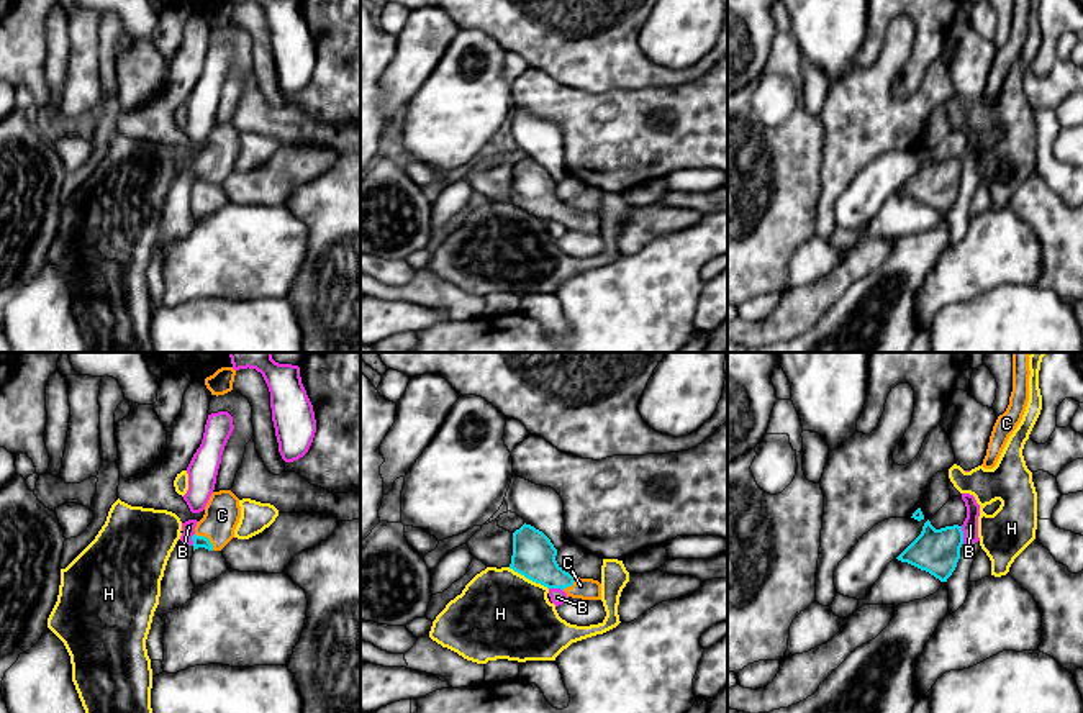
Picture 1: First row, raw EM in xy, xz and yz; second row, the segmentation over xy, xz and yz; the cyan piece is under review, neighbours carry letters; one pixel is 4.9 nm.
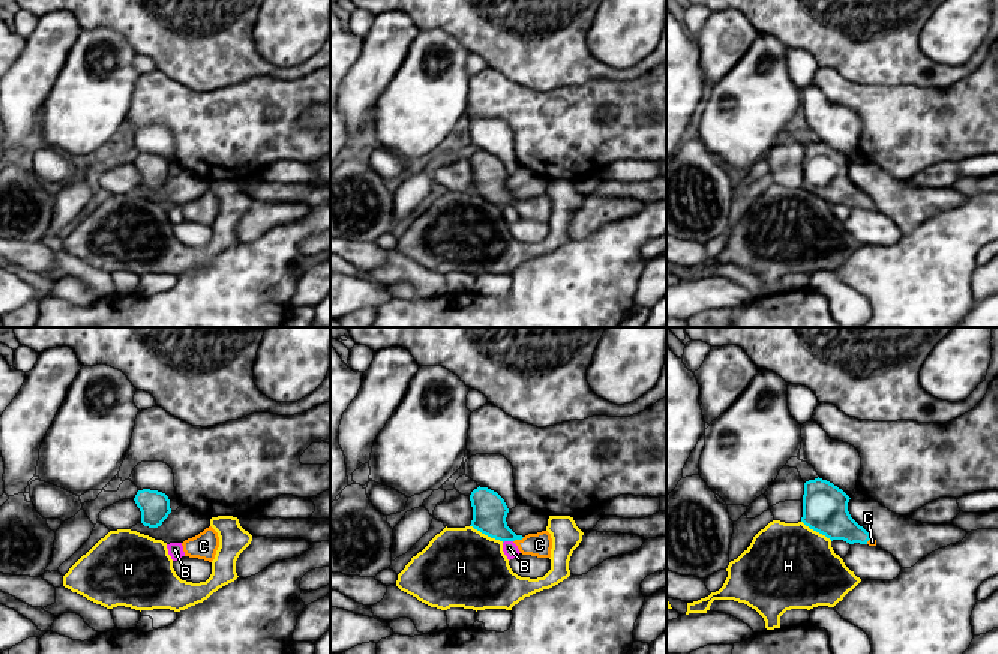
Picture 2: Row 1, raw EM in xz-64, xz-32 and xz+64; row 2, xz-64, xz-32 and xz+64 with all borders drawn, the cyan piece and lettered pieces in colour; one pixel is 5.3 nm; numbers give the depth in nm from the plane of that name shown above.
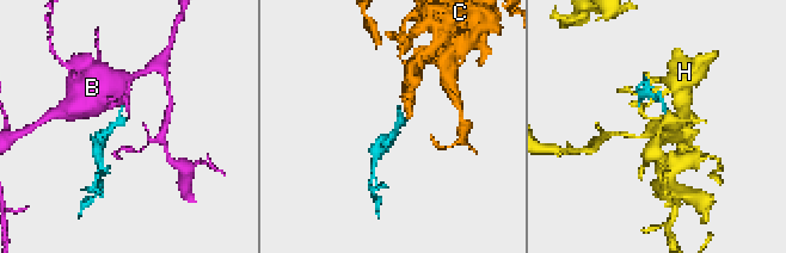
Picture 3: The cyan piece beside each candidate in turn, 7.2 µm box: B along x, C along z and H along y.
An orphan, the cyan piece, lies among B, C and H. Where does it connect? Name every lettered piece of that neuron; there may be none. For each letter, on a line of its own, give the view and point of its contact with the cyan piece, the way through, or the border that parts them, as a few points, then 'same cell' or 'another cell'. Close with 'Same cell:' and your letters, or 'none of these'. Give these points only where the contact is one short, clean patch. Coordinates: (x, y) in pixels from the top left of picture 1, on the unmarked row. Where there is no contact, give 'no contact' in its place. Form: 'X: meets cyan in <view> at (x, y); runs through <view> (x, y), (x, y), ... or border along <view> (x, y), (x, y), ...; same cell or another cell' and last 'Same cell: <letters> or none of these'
B: meets cyan in yz at (962, 168); border along yz (960, 159), (964, 176); another cell
C: meets cyan in xy at (207, 171); runs through xy (199, 174), (207, 171), (217, 161), (222, 148); same cell
H: meets cyan in xz at (528, 210); another cell
Same cell: C

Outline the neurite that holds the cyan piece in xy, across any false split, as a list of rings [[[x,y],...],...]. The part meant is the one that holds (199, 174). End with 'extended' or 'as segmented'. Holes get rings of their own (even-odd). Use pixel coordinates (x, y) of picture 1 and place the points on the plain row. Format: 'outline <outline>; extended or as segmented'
outline [[[231,123],[213,125],[203,151],[195,159],[193,184],[198,180],[221,184],[234,170],[239,151],[239,131]]]; extended

